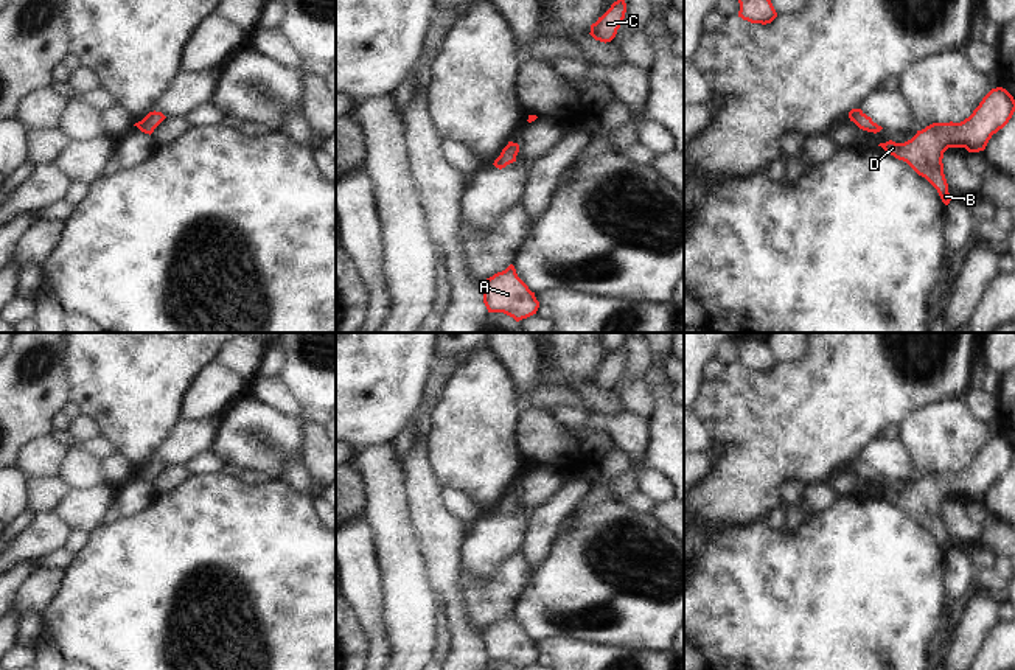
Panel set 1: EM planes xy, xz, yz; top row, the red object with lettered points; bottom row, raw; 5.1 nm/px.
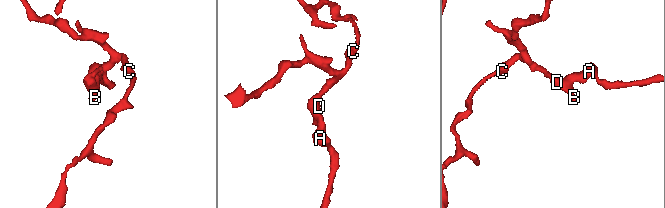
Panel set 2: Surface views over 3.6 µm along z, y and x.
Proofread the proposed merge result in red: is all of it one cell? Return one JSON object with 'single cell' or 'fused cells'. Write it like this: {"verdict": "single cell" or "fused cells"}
{"verdict": "single cell"}

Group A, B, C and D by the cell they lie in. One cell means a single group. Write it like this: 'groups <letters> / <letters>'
groups A B C D

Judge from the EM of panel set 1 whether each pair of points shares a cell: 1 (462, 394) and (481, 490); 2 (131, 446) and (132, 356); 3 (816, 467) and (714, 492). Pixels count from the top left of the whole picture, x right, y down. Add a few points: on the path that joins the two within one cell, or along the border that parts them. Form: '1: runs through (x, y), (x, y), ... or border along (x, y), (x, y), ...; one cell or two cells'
1: runs through (473, 417), (473, 451), (481, 459), (481, 467); one cell
2: runs through (132, 425), (132, 378); one cell
3: runs through (791, 467), (757, 467), (739, 485); one cell

